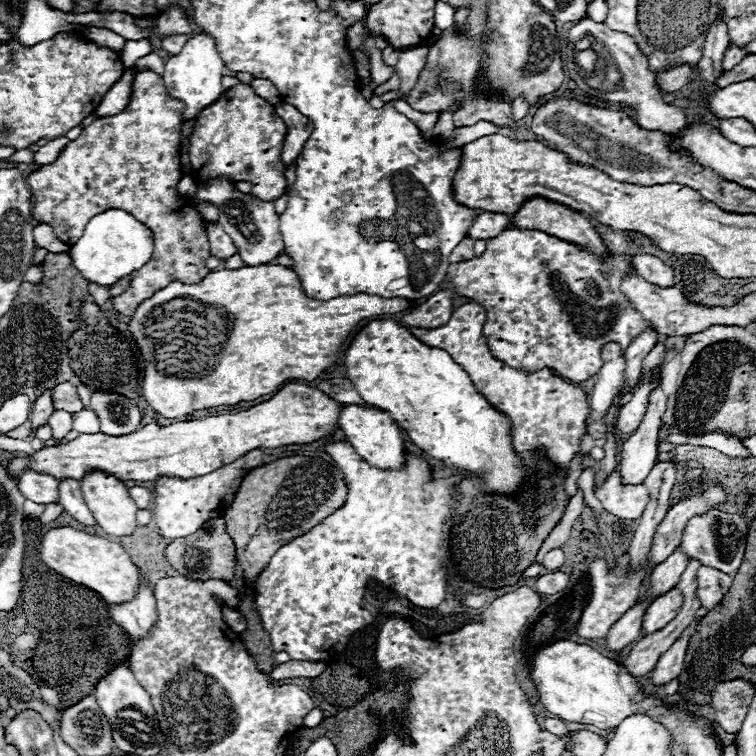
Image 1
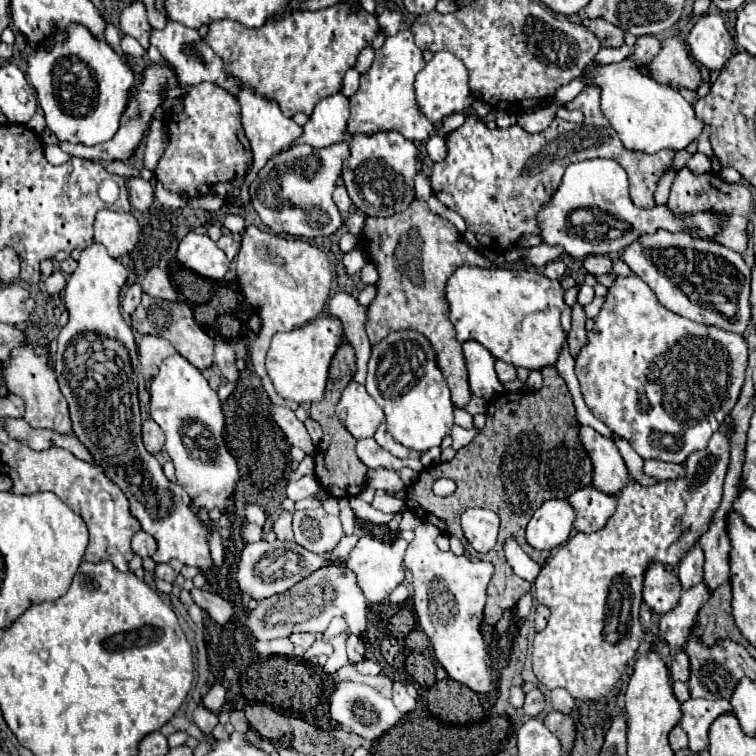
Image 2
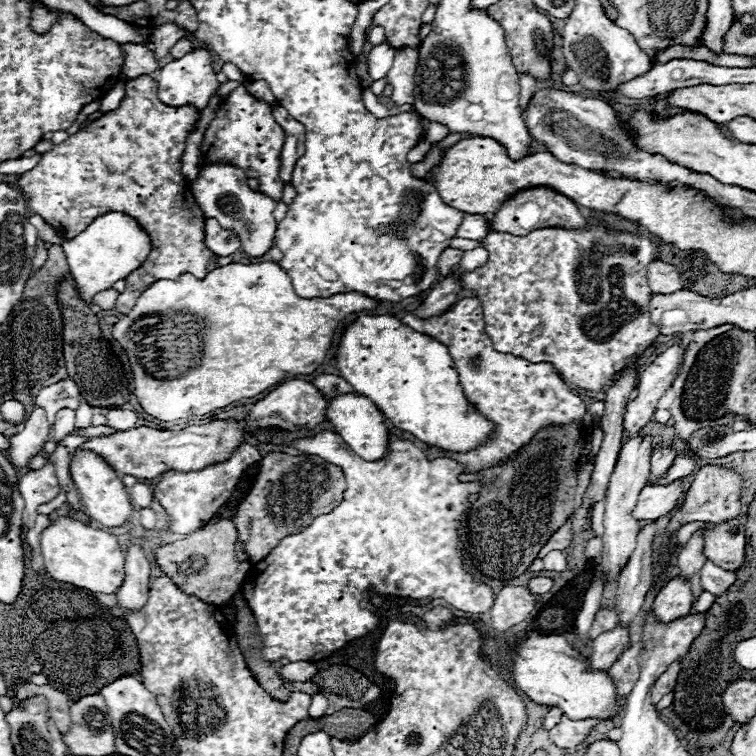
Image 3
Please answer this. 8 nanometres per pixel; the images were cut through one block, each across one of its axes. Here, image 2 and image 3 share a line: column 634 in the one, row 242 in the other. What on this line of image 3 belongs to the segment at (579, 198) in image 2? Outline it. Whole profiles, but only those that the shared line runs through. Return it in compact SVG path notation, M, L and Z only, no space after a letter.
M206 218L206 226L204 226L204 234L206 234L206 246L216 254L216 256L230 256L236 250L240 250L240 240L234 232L224 230L214 218Z

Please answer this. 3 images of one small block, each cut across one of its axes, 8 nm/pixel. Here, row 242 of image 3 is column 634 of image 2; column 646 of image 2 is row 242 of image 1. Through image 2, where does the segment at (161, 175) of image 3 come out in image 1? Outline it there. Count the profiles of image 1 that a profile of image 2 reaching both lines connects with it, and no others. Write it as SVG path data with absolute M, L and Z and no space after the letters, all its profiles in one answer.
M140 70L132 84L130 104L124 108L124 112L94 120L90 126L86 126L80 132L76 140L68 142L68 146L60 152L56 162L40 166L26 180L34 196L32 216L40 224L52 226L56 238L60 238L68 246L72 246L82 236L84 226L92 216L110 208L120 208L132 214L138 222L146 224L152 230L154 234L152 258L140 270L132 272L132 282L128 290L112 298L112 306L126 316L132 316L138 308L136 304L144 302L144 298L150 298L156 290L168 286L168 282L178 280L184 284L194 284L200 282L210 272L204 266L204 262L210 258L210 246L208 246L206 232L202 228L202 216L194 210L190 198L180 198L176 194L176 186L182 178L182 168L180 168L180 128L184 122L182 112L184 112L184 102L172 98L166 92L162 76L152 70Z

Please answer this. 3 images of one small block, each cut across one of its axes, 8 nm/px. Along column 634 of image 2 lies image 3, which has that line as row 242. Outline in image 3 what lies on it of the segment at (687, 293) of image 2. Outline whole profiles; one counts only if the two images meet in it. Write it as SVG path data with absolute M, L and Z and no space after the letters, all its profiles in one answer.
M212 164L200 170L198 178L190 182L192 194L206 218L216 218L220 226L232 230L242 240L242 250L248 258L260 258L274 246L276 220L272 216L276 202L260 192L252 192L246 184L246 176L236 166Z

